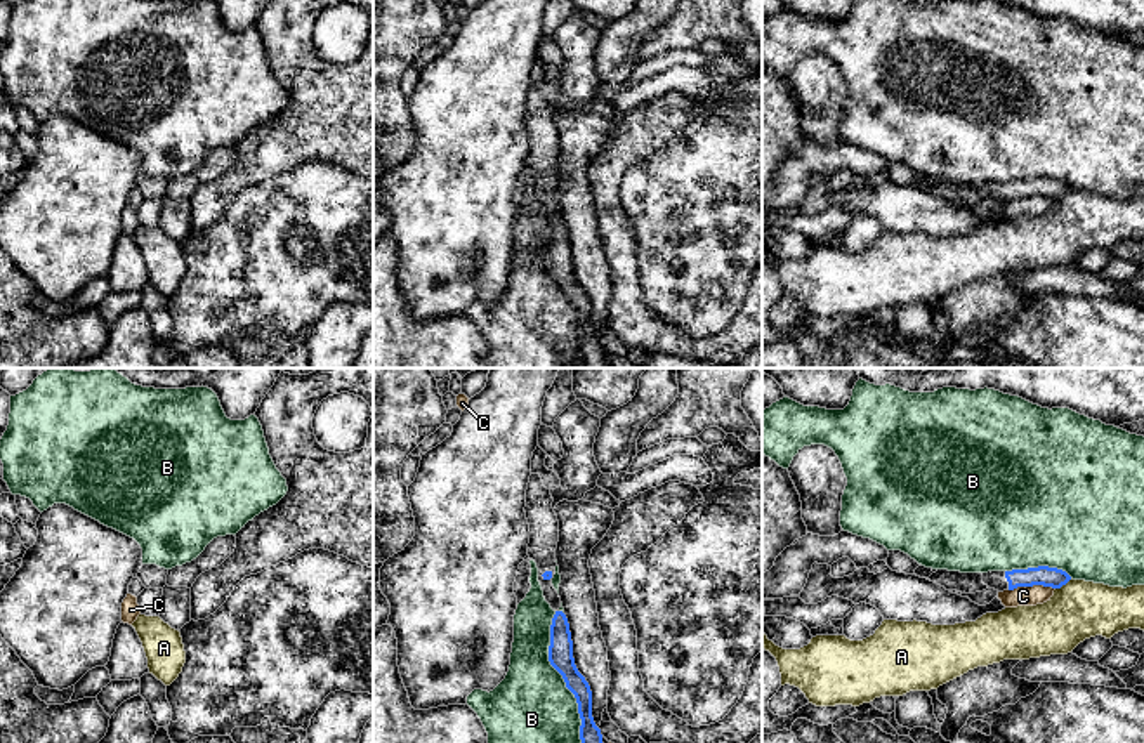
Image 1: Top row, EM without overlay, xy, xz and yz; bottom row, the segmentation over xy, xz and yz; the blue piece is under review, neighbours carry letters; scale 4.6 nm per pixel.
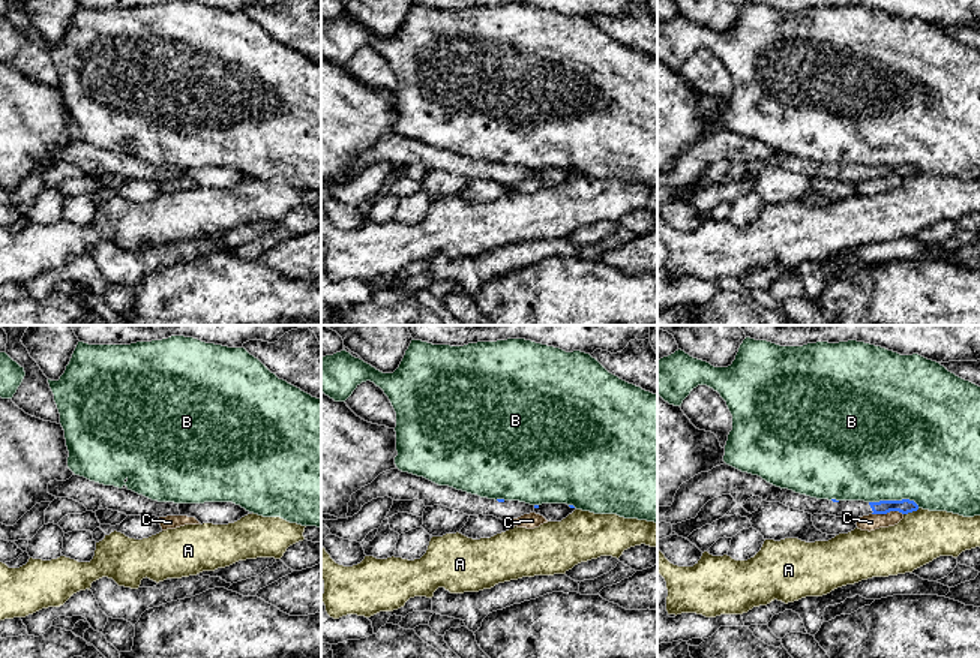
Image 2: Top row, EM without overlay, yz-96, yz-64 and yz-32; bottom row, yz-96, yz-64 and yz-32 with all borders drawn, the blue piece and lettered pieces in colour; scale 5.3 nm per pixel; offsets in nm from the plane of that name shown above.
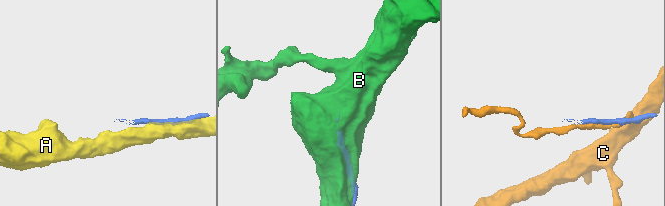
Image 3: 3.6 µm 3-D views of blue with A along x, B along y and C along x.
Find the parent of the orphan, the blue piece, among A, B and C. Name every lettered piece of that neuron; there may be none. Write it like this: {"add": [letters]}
{"add": []}

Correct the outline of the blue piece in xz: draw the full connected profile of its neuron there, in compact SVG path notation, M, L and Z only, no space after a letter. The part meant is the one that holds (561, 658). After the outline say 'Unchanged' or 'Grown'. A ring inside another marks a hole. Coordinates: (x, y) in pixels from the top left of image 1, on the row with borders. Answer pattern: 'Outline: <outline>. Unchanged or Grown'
Outline: M556 611L552 618L549 661L562 675L566 687L576 698L578 713L582 719L582 743L602 743L601 729L595 726L592 717L592 691L575 665L569 623L562 611Z. Unchanged

